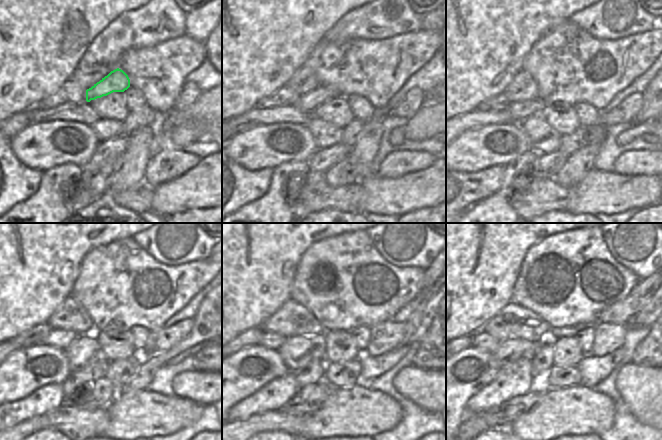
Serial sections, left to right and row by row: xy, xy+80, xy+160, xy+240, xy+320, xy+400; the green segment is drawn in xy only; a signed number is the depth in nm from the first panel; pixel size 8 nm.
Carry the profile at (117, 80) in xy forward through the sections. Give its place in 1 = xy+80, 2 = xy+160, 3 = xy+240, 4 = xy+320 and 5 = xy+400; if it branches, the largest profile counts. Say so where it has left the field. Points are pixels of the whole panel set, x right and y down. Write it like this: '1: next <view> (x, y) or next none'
1: next xy+80 (307, 102)
2: next xy+160 (519, 111)
3: next xy+240 (58, 338)
4: next xy+320 (272, 340)
5: next xy+400 (480, 339)

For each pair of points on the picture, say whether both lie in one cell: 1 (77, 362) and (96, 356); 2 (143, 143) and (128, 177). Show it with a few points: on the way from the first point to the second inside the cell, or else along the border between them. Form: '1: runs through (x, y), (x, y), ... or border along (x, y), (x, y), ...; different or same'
1: runs through (82, 357), (91, 356); same
2: runs through (138, 151), (132, 169); same

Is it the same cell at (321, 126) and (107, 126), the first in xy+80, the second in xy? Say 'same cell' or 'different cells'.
same cell

